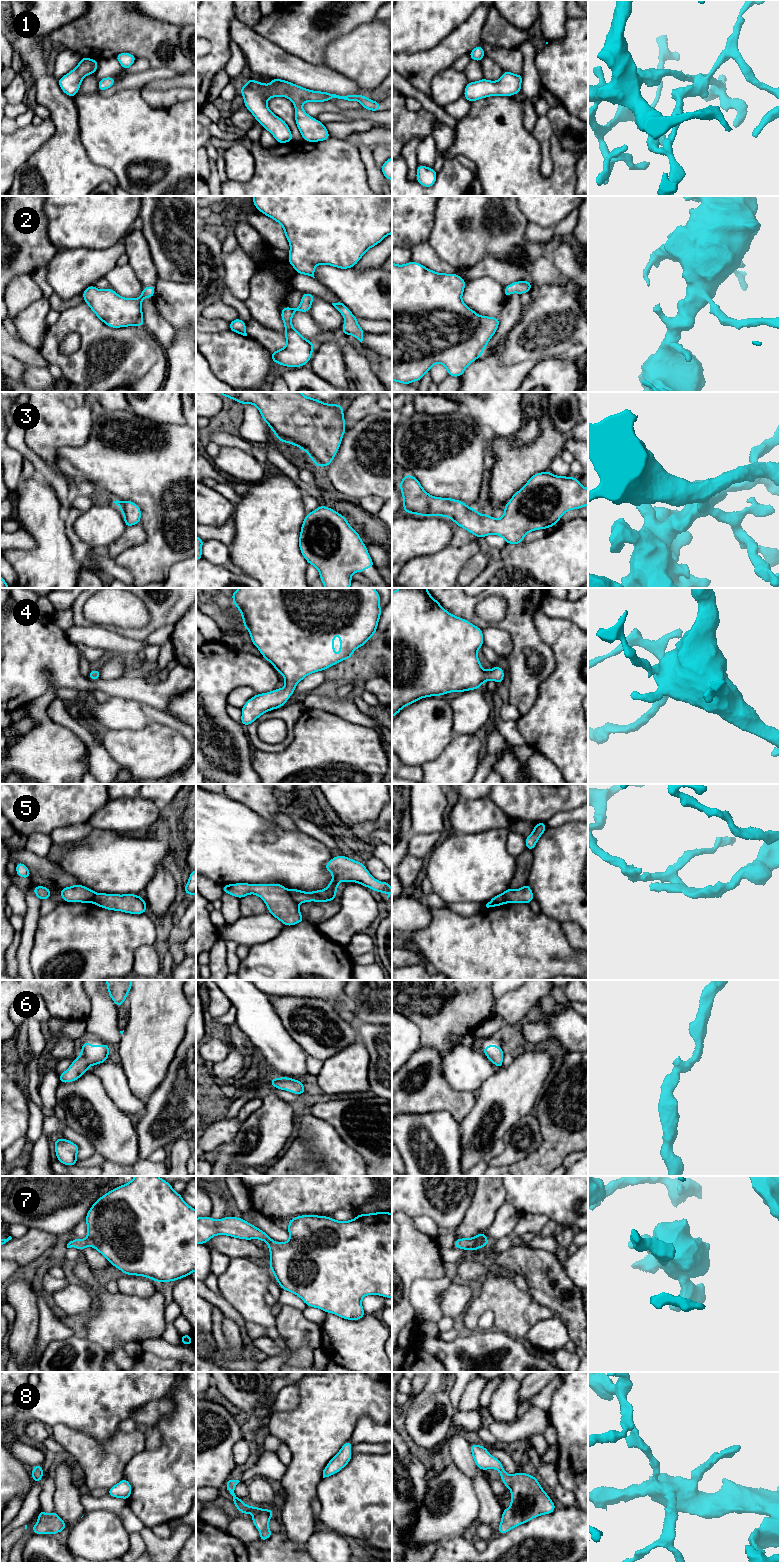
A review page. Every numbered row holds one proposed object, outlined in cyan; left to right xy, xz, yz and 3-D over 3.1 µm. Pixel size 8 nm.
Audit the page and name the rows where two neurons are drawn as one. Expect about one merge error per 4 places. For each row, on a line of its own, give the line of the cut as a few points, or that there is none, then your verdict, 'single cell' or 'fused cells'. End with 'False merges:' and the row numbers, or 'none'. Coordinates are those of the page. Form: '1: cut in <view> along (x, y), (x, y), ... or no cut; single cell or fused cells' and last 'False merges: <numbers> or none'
1: no cut; single cell
2: no cut; single cell
3: no cut; single cell
4: no cut; single cell
5: cut in xz along (288, 890), (291, 897), (298, 904); fused cells
6: no cut; single cell
7: no cut; single cell
8: no cut; single cell
False merges: 5

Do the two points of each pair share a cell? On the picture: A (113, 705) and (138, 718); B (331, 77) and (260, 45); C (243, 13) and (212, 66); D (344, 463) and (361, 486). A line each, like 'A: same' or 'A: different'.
A: same
B: same
C: different
D: same

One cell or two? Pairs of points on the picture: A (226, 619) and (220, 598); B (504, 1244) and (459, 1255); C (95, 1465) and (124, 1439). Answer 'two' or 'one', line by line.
A: one
B: one
C: one

